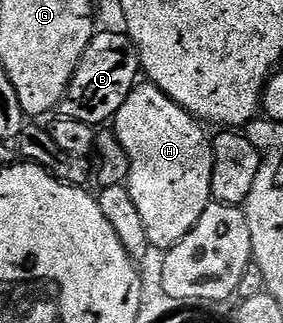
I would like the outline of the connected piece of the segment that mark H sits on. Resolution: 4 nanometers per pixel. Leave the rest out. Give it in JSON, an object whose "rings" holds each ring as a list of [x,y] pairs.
{"rings":[[[149,81],[139,82],[132,89],[132,93],[128,97],[128,101],[124,101],[124,105],[120,105],[120,109],[114,115],[112,120],[112,130],[115,136],[122,145],[124,145],[124,151],[128,153],[128,161],[130,162],[130,178],[128,180],[128,186],[132,193],[132,199],[136,201],[136,207],[140,209],[140,217],[144,220],[144,227],[148,229],[148,241],[151,248],[169,249],[175,247],[176,244],[182,240],[188,234],[191,229],[196,225],[196,221],[200,221],[200,217],[204,213],[204,209],[210,206],[212,202],[212,173],[214,172],[214,149],[212,146],[211,136],[206,136],[207,128],[203,126],[199,120],[195,119],[190,112],[186,111],[176,101],[172,101],[172,97],[168,97],[162,92],[161,89],[154,86]]]}

